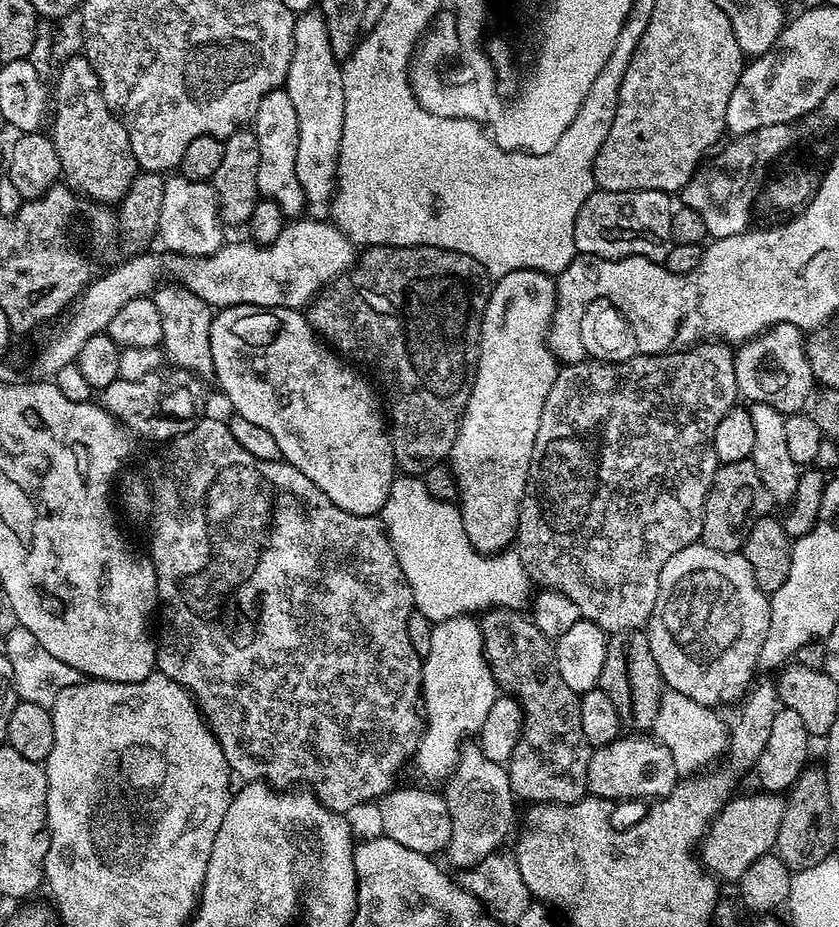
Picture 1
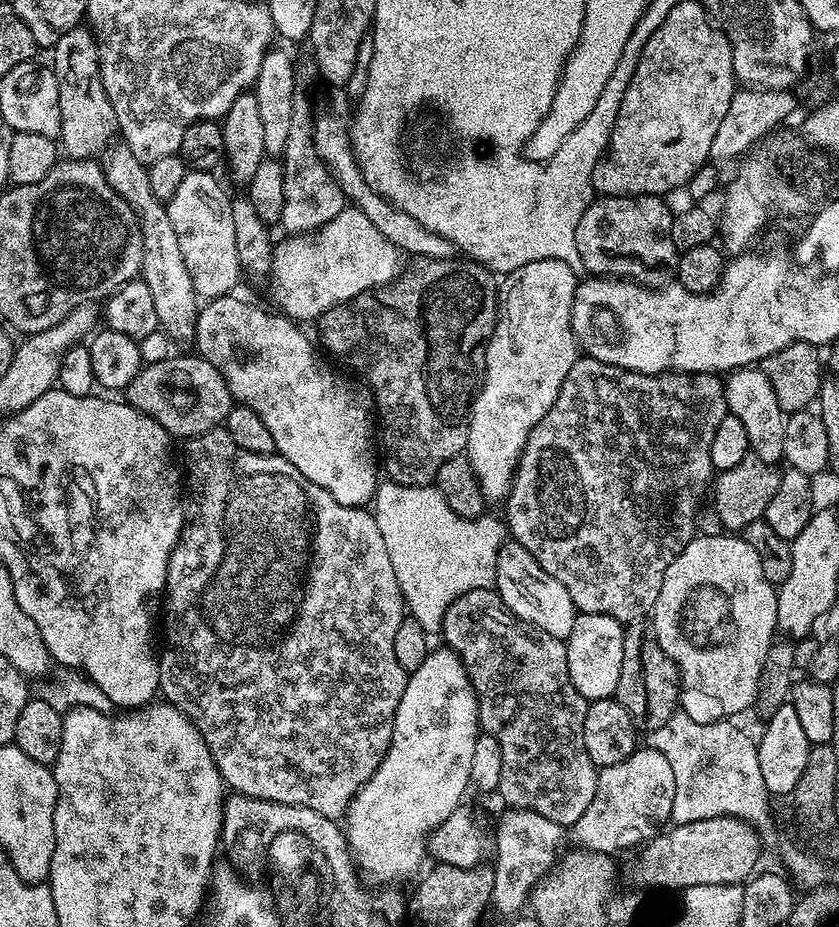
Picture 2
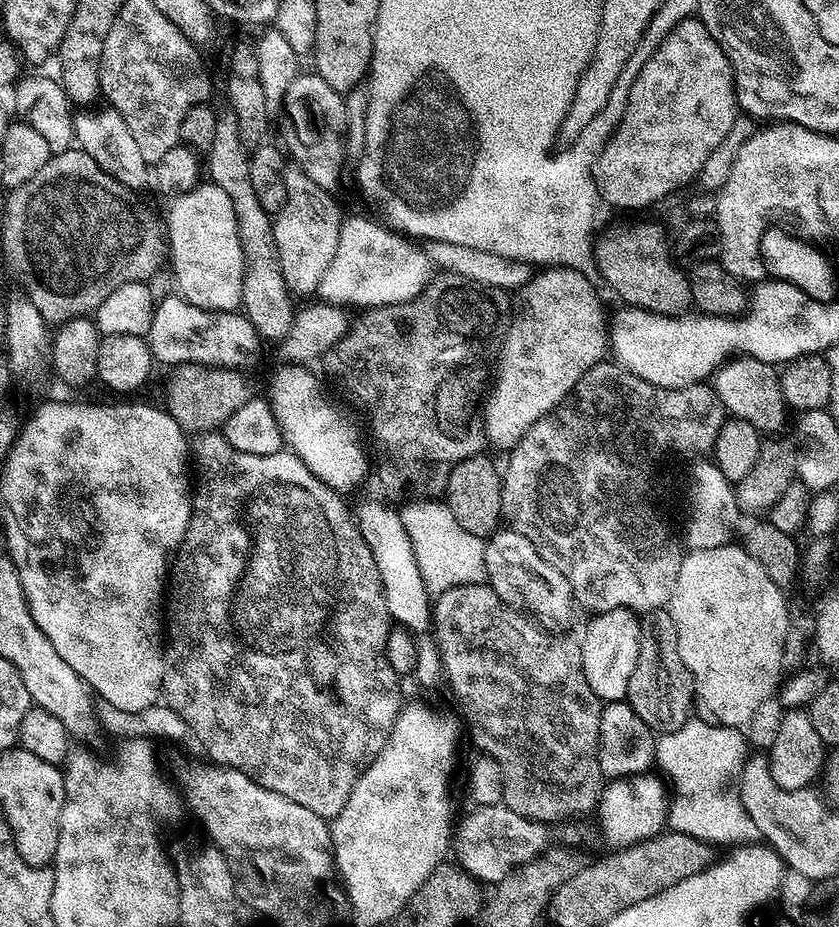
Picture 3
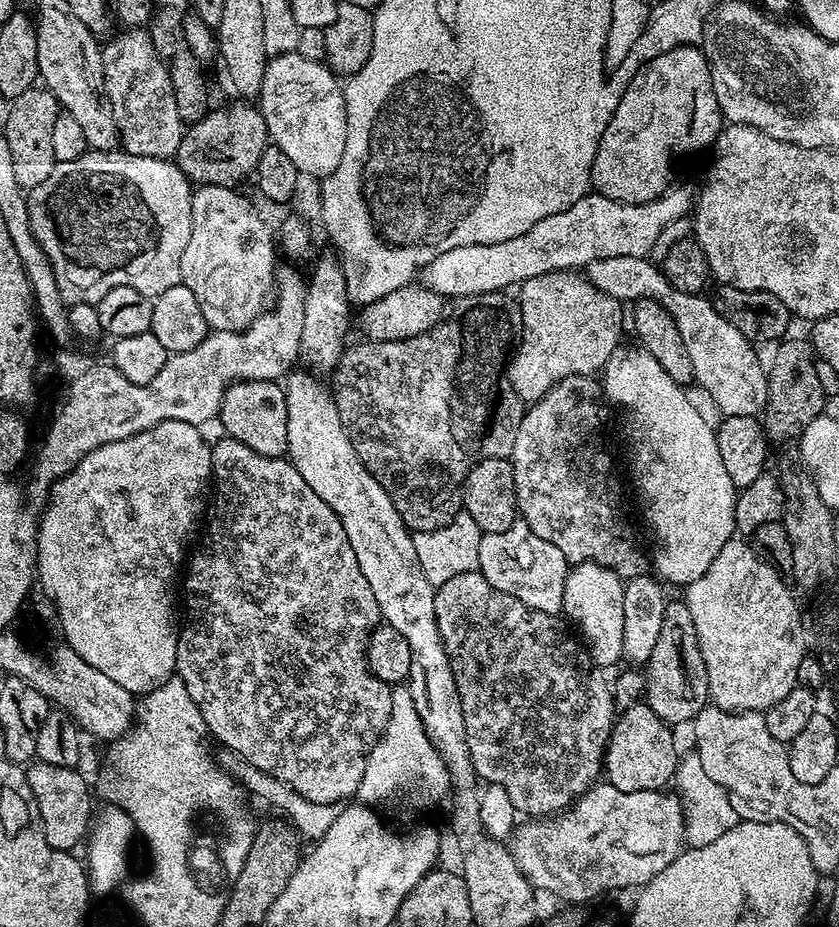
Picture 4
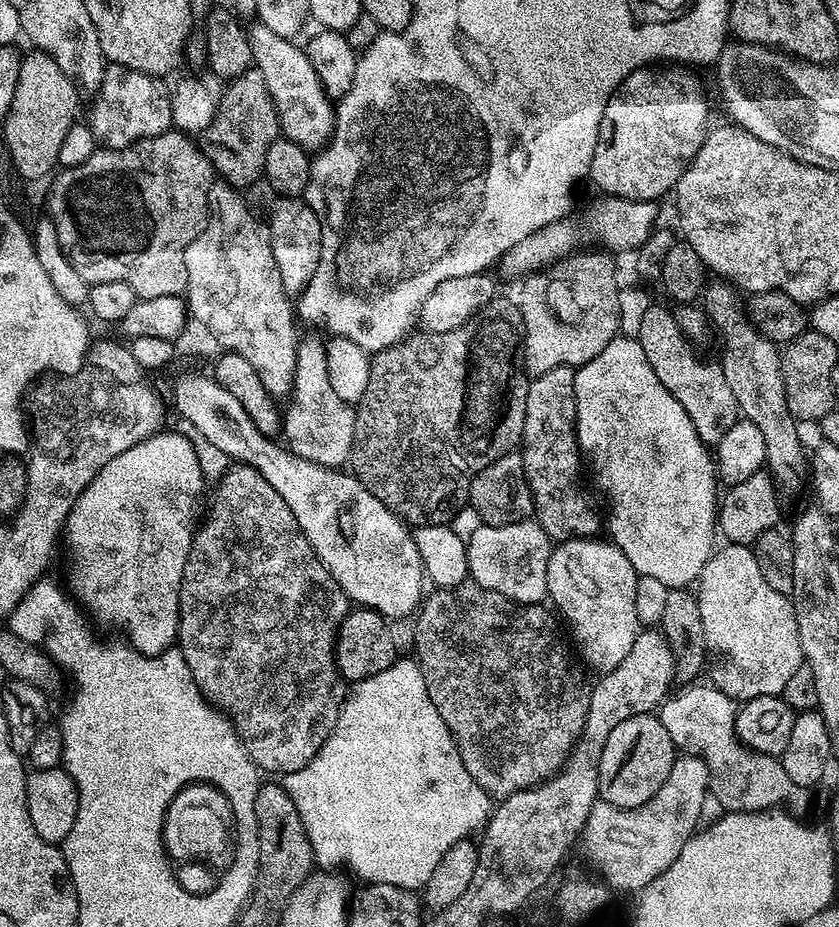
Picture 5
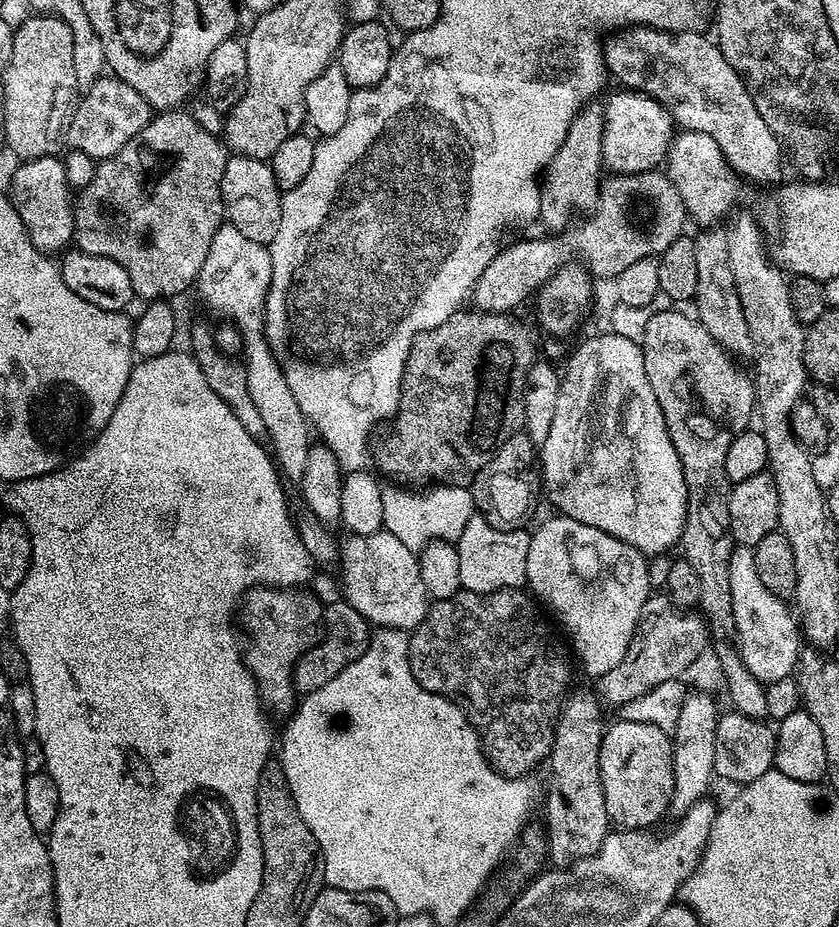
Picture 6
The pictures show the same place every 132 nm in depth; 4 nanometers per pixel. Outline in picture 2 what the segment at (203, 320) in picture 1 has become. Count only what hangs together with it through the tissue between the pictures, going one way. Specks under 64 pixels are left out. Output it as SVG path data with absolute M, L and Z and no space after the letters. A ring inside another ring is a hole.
M116 143L107 149L102 167L106 182L110 182L114 191L136 211L142 230L140 276L146 286L150 286L150 295L154 298L154 310L158 310L158 322L162 332L172 340L191 341L196 335L198 297L193 283L190 282L186 262L182 258L182 246L178 246L178 234L174 234L174 226L170 223L167 203L158 199L154 190L150 190L147 167L138 162L138 158L134 158L127 144Z

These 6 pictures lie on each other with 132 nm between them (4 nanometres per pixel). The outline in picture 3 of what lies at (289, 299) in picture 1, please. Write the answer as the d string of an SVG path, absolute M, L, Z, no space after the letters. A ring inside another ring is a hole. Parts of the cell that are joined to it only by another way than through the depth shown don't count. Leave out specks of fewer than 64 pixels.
M362 216L343 219L338 250L318 289L325 301L361 308L400 304L416 297L438 274L438 266L429 253L427 255L406 242L397 231L378 224Z

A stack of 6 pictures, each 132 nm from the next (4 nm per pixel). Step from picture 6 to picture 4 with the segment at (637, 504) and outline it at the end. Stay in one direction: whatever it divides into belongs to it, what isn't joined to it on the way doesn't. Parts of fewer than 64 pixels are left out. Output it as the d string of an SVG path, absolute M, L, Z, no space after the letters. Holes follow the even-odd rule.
M618 346L610 354L610 358L604 364L602 369L602 392L612 404L617 404L624 411L624 420L628 423L628 460L632 463L632 484L636 487L636 496L640 499L640 508L644 511L644 520L648 523L648 528L652 531L652 552L650 548L650 564L655 575L661 581L669 580L672 584L681 584L687 586L693 584L698 578L702 578L702 574L706 574L706 570L710 570L710 562L714 562L714 558L718 558L718 550L722 550L722 546L726 546L726 542L733 539L736 532L736 519L734 518L734 510L736 509L736 497L738 489L734 486L734 482L730 482L730 474L726 474L726 466L722 466L722 454L718 454L718 442L716 441L716 428L708 425L708 420L692 405L692 400L687 396L685 389L678 382L674 382L674 378L670 378L670 374L666 374L666 370L662 370L662 366L658 366L658 358L656 352L649 350L643 346L635 346L636 348L624 348Z

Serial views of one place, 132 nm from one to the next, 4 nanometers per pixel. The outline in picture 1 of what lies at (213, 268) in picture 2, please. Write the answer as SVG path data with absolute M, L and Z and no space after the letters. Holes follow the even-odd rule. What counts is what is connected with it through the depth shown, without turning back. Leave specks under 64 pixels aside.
M172 175L164 182L158 240L165 244L169 253L197 257L214 255L226 243L226 228L220 218L220 203L216 191L209 181Z

